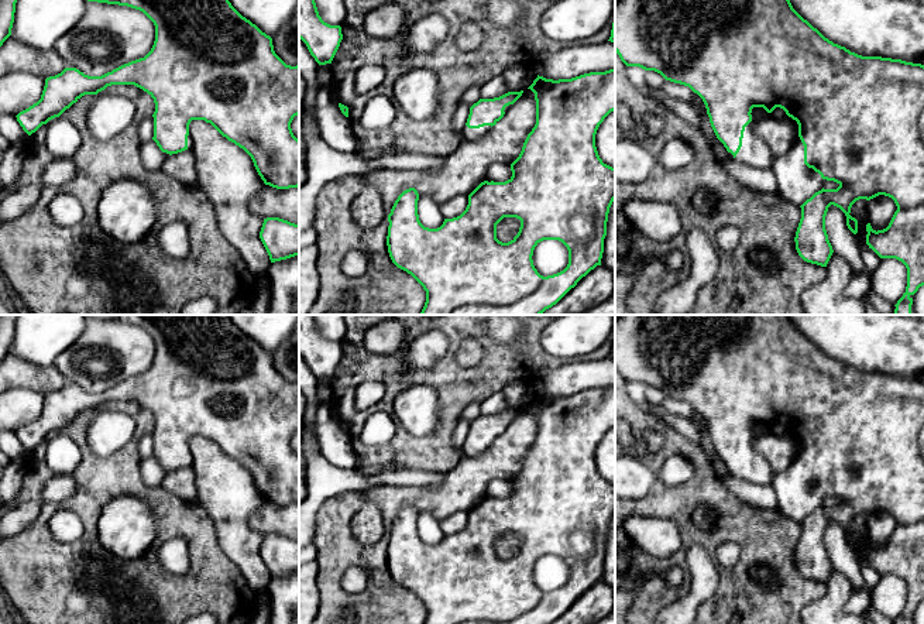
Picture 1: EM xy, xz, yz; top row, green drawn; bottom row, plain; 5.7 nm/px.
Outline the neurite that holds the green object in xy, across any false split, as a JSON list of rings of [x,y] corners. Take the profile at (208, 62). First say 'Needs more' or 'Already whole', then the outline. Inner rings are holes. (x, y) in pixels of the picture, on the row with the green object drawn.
Needs more. [[[87,0],[107,4],[127,6],[135,10],[142,11],[155,25],[155,41],[151,51],[140,59],[124,64],[111,72],[107,72],[102,76],[89,76],[80,72],[76,68],[65,68],[61,73],[49,76],[45,79],[45,86],[41,95],[41,99],[30,106],[28,109],[20,112],[16,117],[23,130],[31,136],[42,124],[47,124],[49,120],[59,117],[66,109],[76,103],[85,95],[97,95],[111,85],[134,85],[144,92],[147,92],[155,103],[155,112],[152,114],[154,120],[154,137],[159,150],[168,158],[172,154],[182,152],[185,150],[192,150],[193,141],[189,136],[189,124],[192,120],[205,120],[210,123],[223,137],[243,148],[253,160],[254,167],[264,181],[265,185],[269,185],[276,189],[289,189],[299,186],[299,140],[293,136],[291,123],[295,116],[299,114],[299,65],[291,66],[286,65],[274,51],[272,38],[262,32],[255,24],[243,17],[229,0]]]

